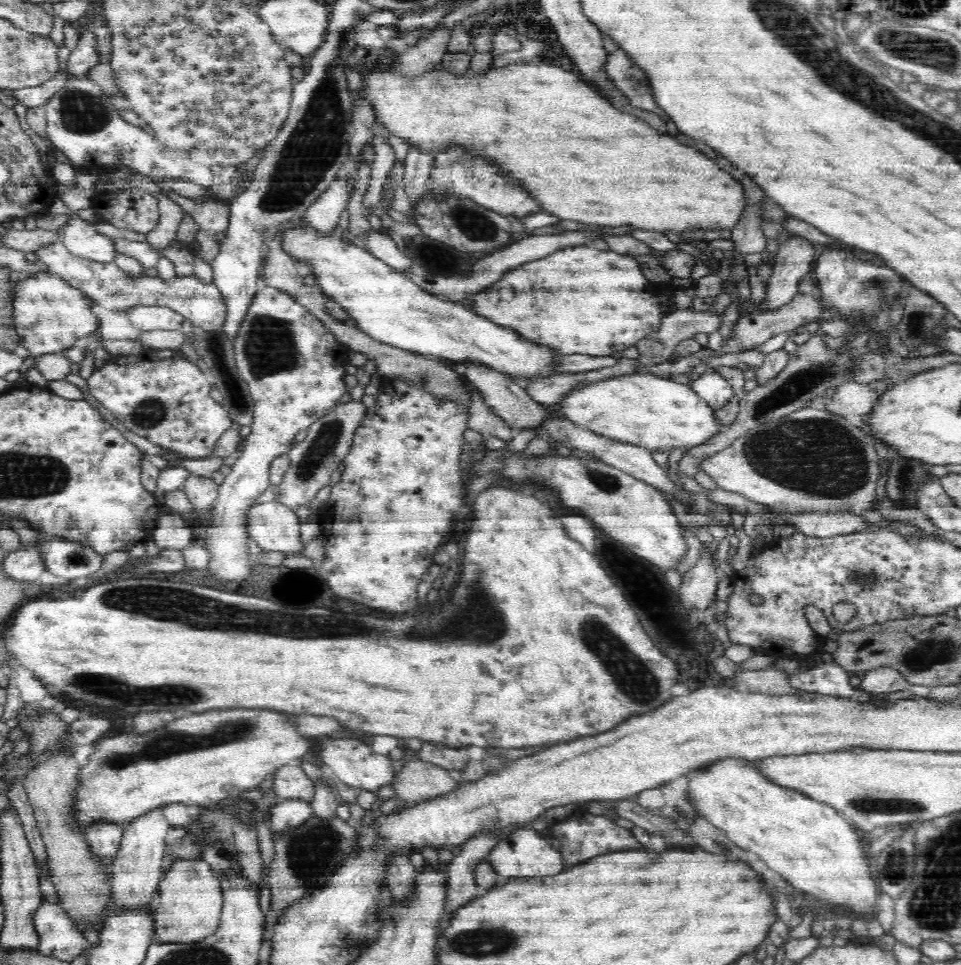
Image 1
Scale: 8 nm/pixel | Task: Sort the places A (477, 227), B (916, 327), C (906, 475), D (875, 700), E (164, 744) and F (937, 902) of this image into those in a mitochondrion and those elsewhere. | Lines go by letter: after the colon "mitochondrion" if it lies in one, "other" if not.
A: mitochondrion
B: mitochondrion
C: mitochondrion
D: other
E: mitochondrion
F: mitochondrion

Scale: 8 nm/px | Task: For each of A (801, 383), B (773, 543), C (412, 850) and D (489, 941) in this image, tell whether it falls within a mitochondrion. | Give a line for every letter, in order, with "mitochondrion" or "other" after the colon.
A: mitochondrion
B: other
C: other
D: mitochondrion

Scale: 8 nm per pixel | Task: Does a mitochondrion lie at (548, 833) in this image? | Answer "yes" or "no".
no

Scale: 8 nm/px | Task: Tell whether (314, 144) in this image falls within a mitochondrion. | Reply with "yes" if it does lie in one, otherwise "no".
yes

